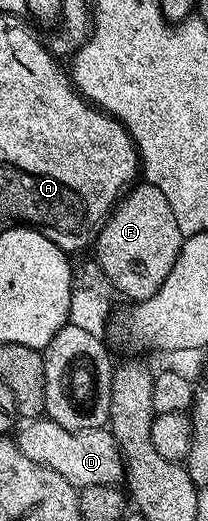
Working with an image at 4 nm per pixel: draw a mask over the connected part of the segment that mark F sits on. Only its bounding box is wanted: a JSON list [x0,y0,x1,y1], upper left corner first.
[96,181,183,301]

